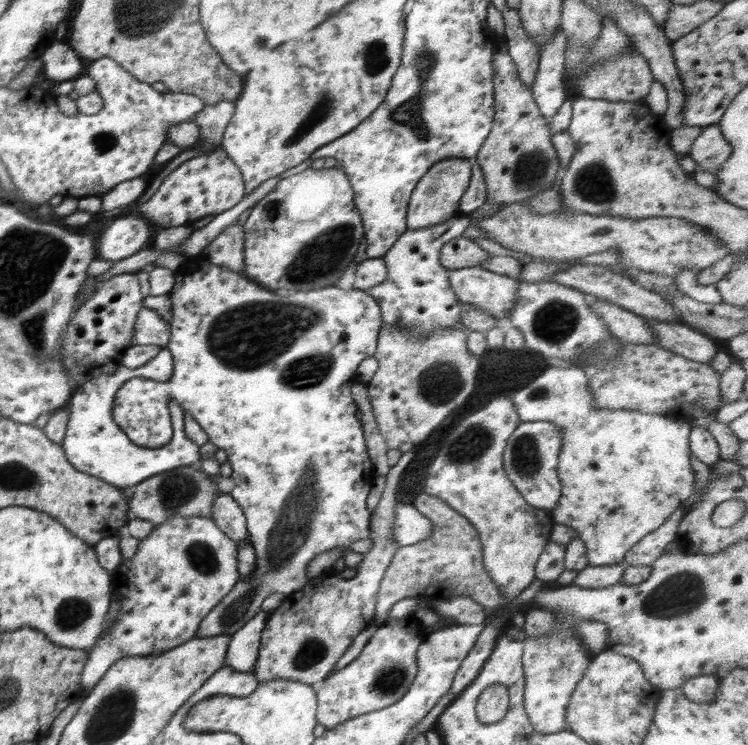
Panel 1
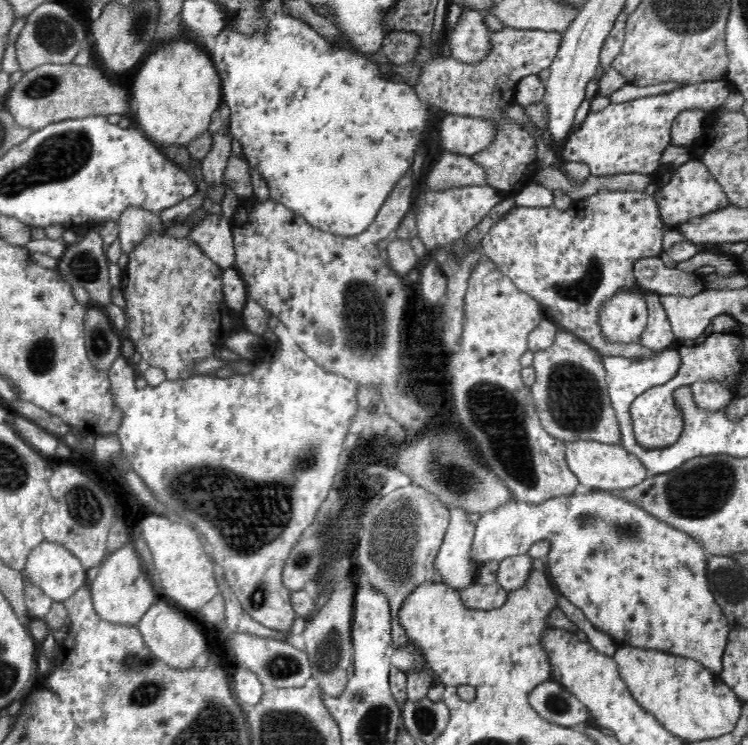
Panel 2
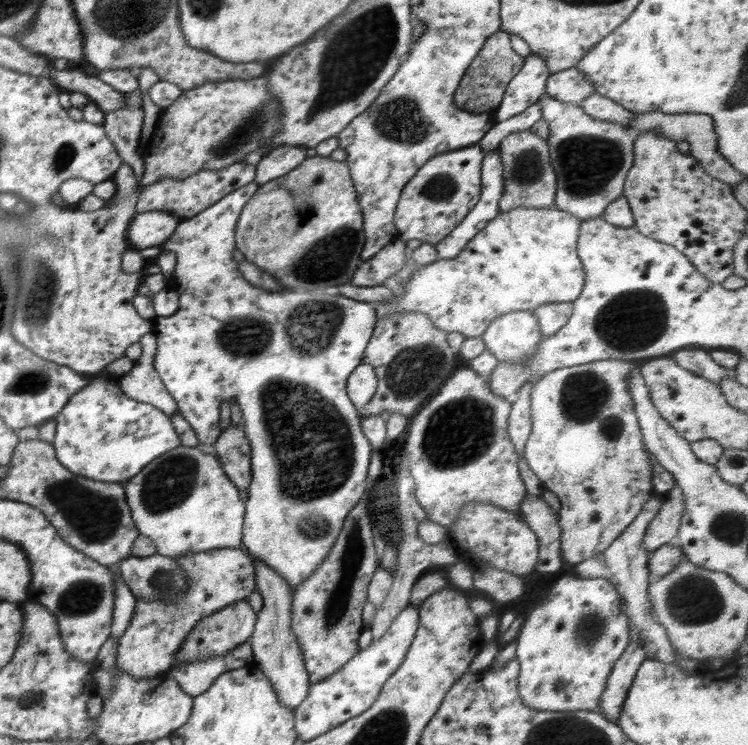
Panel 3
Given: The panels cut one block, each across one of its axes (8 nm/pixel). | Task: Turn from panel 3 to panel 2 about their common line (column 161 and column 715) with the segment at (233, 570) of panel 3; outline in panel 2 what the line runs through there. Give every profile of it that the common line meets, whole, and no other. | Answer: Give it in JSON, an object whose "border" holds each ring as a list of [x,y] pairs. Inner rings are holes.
{"border":[[[592,489],[585,494],[572,494],[557,496],[541,503],[527,503],[512,499],[510,502],[499,506],[496,510],[485,512],[481,515],[474,528],[474,540],[472,540],[472,550],[470,555],[476,566],[482,563],[498,563],[506,557],[514,555],[526,554],[528,548],[538,541],[550,542],[550,552],[546,556],[546,561],[550,567],[547,573],[553,585],[556,585],[556,592],[565,596],[572,604],[575,604],[585,614],[586,618],[602,632],[609,634],[614,643],[618,646],[629,645],[634,648],[645,648],[646,650],[660,650],[673,653],[676,656],[683,656],[703,664],[709,671],[719,673],[722,670],[722,658],[726,644],[728,644],[728,636],[731,628],[728,624],[726,615],[722,612],[720,606],[715,601],[708,585],[707,578],[707,557],[703,547],[695,541],[690,534],[678,530],[651,514],[648,514],[642,508],[634,506],[631,502],[620,498],[619,491],[604,491],[601,489]]]}

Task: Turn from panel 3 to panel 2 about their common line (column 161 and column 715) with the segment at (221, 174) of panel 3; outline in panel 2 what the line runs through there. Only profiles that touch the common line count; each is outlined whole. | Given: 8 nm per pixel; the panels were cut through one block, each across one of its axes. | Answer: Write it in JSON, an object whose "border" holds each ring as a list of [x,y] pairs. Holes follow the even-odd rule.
{"border":[[[694,157],[677,168],[667,185],[658,185],[652,198],[658,205],[666,230],[730,205],[720,183],[710,174],[706,165]]]}

